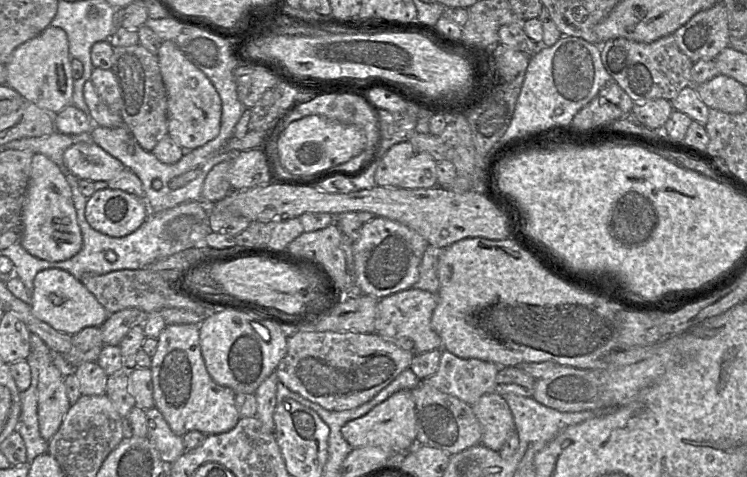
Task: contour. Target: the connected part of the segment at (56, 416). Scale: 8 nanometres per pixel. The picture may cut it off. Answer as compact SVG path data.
M30 334L30 352L37 359L37 413L39 431L49 441L58 431L69 410L64 377L53 363L53 353L35 334Z

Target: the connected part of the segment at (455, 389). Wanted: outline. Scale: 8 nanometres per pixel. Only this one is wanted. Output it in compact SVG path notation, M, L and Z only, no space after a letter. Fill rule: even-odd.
M441 349L437 371L421 382L473 405L483 395L495 392L499 368L496 364L478 359L462 359Z

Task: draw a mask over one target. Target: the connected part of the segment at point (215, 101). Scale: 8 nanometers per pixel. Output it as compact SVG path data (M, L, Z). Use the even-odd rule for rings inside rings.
M162 41L157 58L167 92L168 135L184 150L192 151L219 134L222 115L221 98L209 78L174 42Z

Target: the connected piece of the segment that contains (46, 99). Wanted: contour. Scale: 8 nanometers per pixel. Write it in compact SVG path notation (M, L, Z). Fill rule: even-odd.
M49 26L36 37L19 45L5 64L7 85L45 111L57 113L72 102L73 82L71 56L66 32Z

